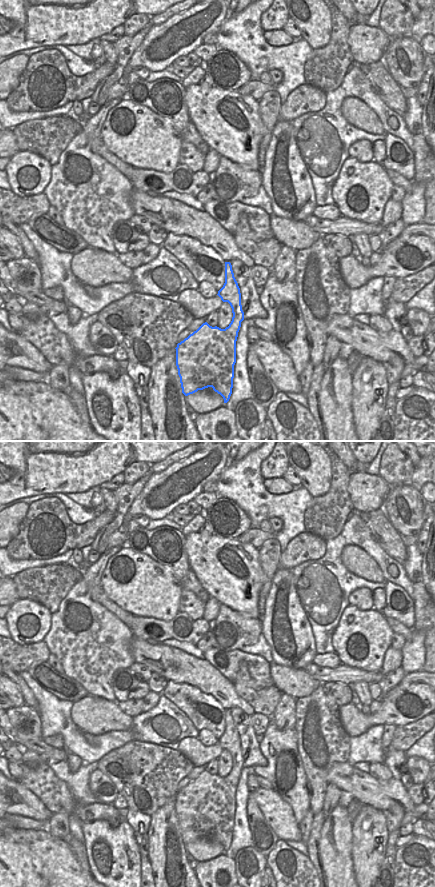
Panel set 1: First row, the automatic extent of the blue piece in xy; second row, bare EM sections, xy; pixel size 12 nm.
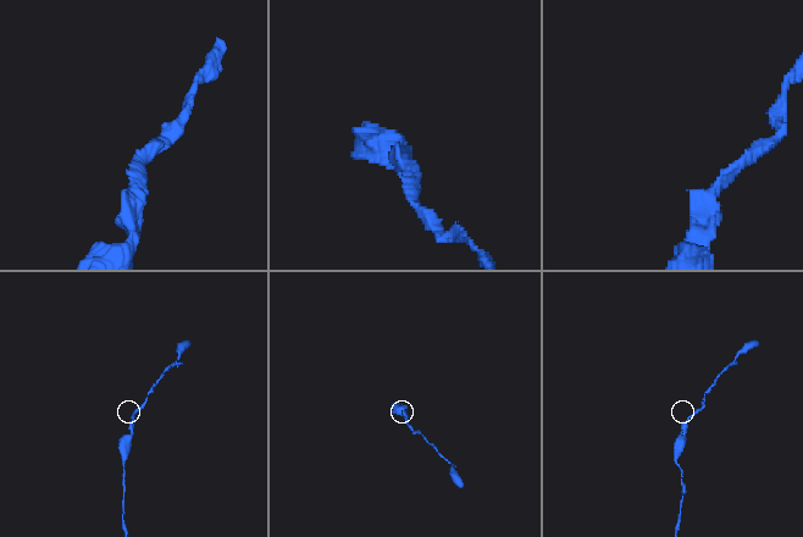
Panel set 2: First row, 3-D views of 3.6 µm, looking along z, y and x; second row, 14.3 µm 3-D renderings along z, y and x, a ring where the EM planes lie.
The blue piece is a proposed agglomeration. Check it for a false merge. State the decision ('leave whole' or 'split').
leave whole

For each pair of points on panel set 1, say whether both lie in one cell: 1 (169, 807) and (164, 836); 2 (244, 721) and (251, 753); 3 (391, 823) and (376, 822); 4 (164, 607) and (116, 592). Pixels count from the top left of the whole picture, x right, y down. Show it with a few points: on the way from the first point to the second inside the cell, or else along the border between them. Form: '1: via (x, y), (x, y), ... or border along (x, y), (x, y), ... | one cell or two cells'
1: via (166, 814), (164, 829) | one cell
2: via (245, 729), (249, 745) | one cell
3: border along (384, 813), (386, 828), (389, 832) | two cells
4: via (152, 595), (149, 592), (128, 592) | one cell

